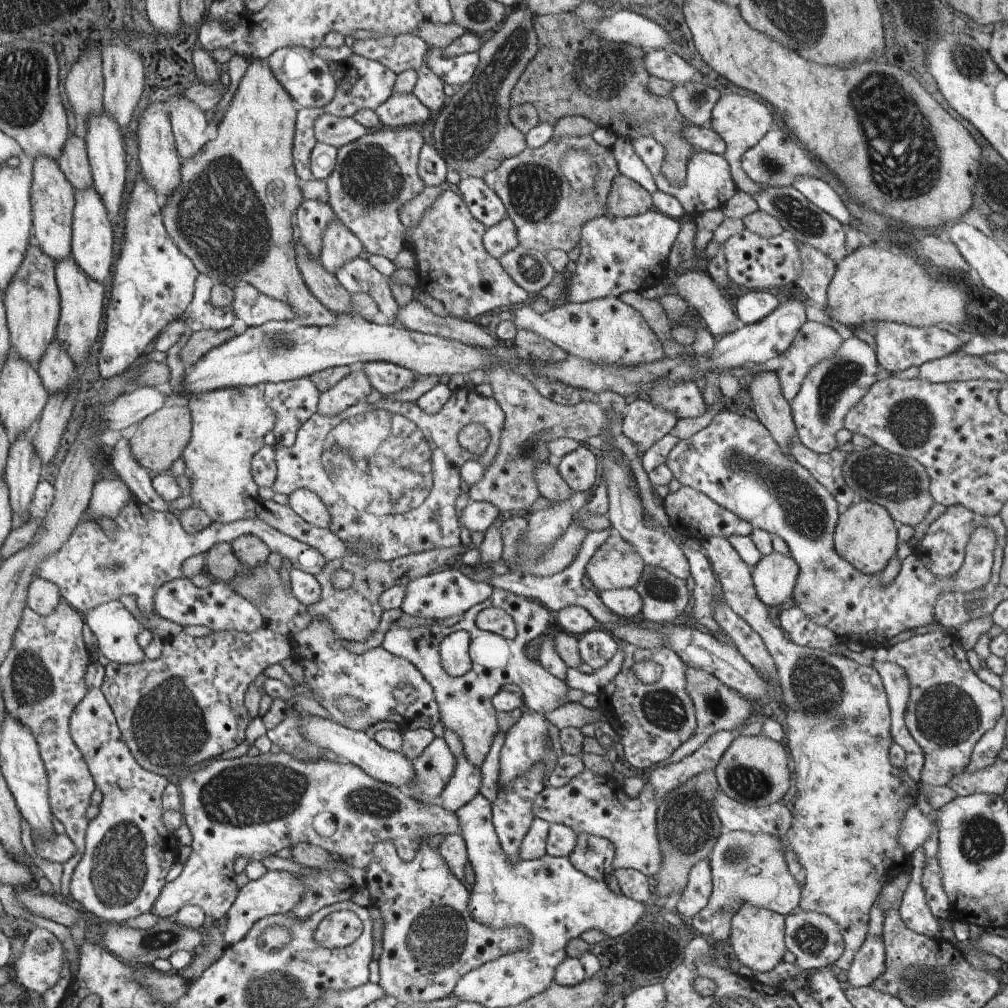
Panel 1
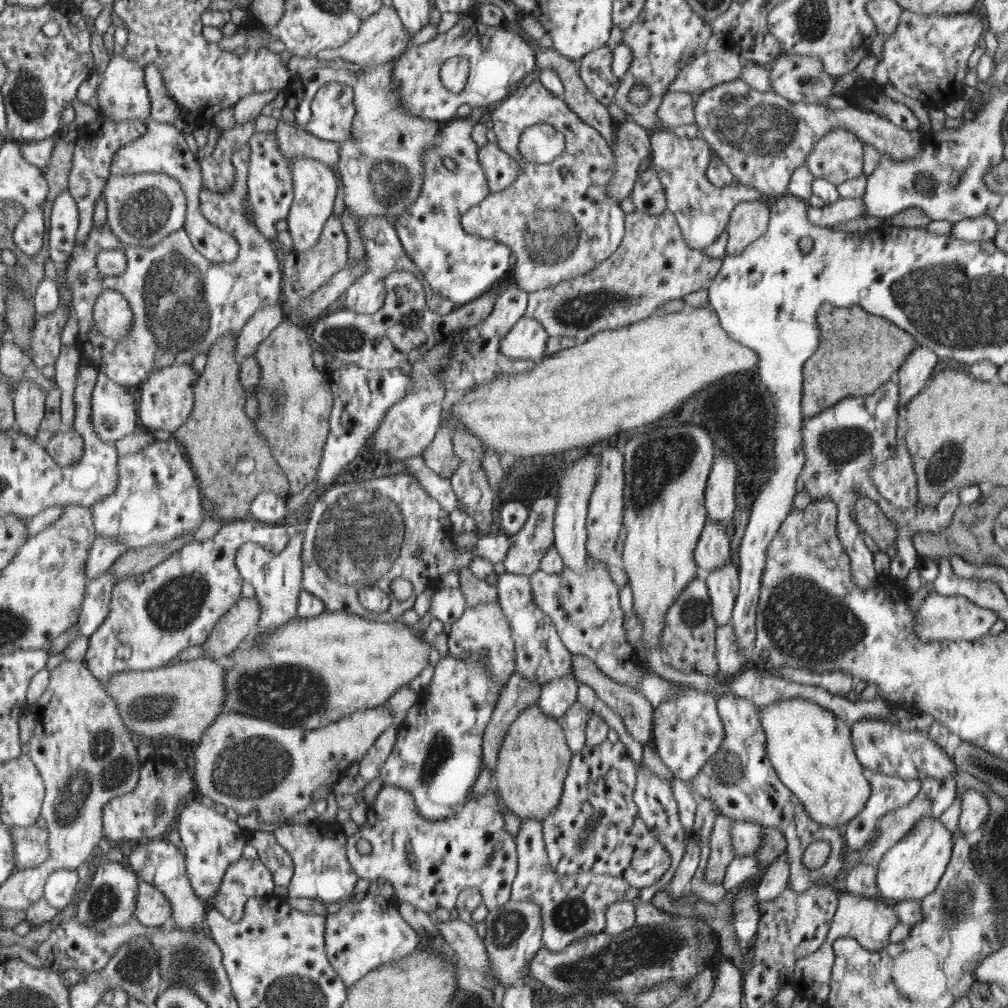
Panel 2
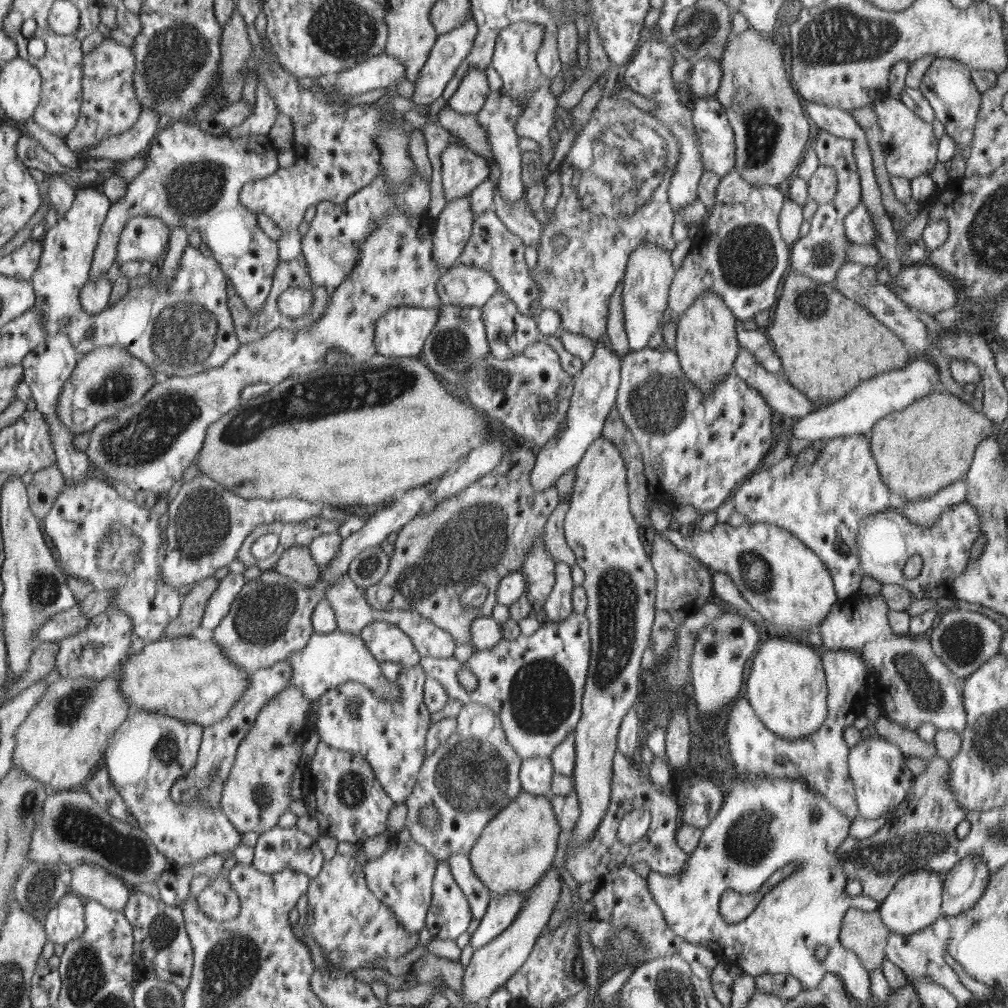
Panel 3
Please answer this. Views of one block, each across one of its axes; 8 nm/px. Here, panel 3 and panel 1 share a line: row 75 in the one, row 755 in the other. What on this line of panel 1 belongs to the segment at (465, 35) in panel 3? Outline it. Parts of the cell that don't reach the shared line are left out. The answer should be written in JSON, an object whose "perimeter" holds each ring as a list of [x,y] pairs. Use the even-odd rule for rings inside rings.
{"perimeter":[[[444,737],[435,738],[418,758],[412,760],[412,766],[416,778],[412,784],[404,784],[402,791],[412,800],[428,806],[438,803],[456,768],[456,757]]]}

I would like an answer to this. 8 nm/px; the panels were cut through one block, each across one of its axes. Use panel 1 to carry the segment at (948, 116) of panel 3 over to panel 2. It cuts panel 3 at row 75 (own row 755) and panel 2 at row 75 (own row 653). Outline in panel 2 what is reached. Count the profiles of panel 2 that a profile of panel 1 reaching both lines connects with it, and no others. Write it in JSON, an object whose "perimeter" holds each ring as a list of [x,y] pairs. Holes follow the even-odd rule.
{"perimeter":[[[903,10],[898,28],[886,38],[884,56],[878,60],[873,81],[888,83],[902,94],[922,101],[931,109],[942,109],[963,93],[968,60],[984,32],[984,22],[976,12],[921,15]]]}

